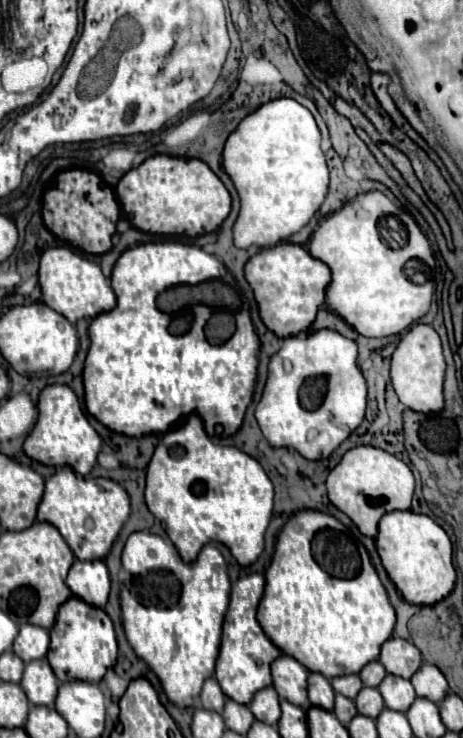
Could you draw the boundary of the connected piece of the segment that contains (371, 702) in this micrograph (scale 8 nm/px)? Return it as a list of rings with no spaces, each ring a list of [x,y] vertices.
[[[362,688],[360,696],[356,696],[356,708],[362,716],[376,720],[378,714],[384,710],[384,698],[378,688]]]

